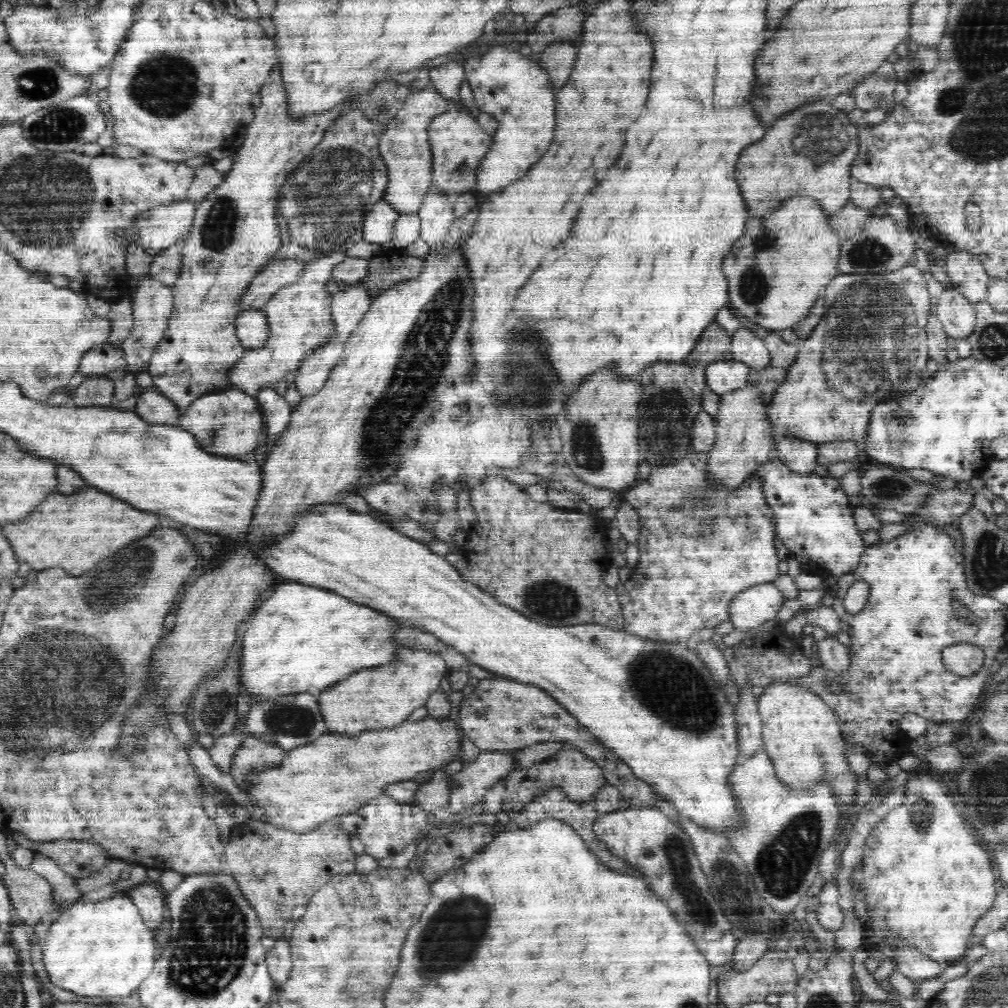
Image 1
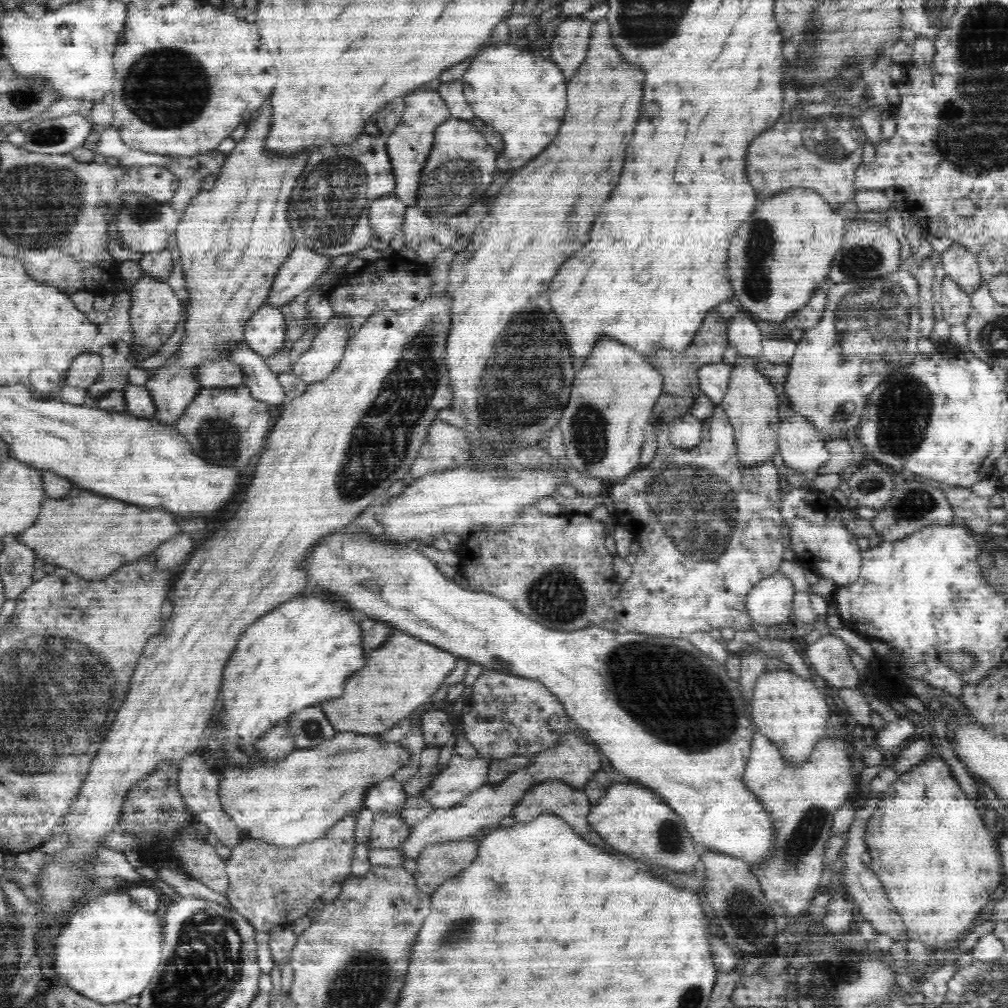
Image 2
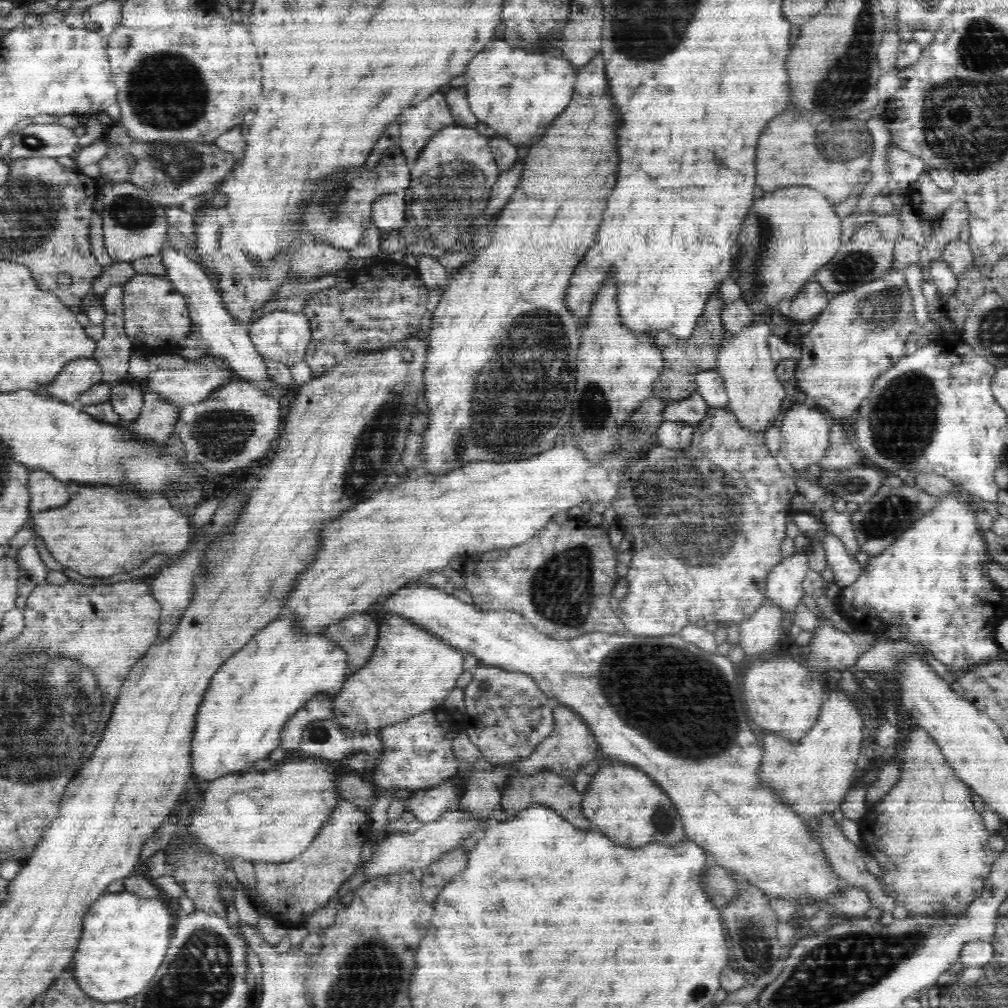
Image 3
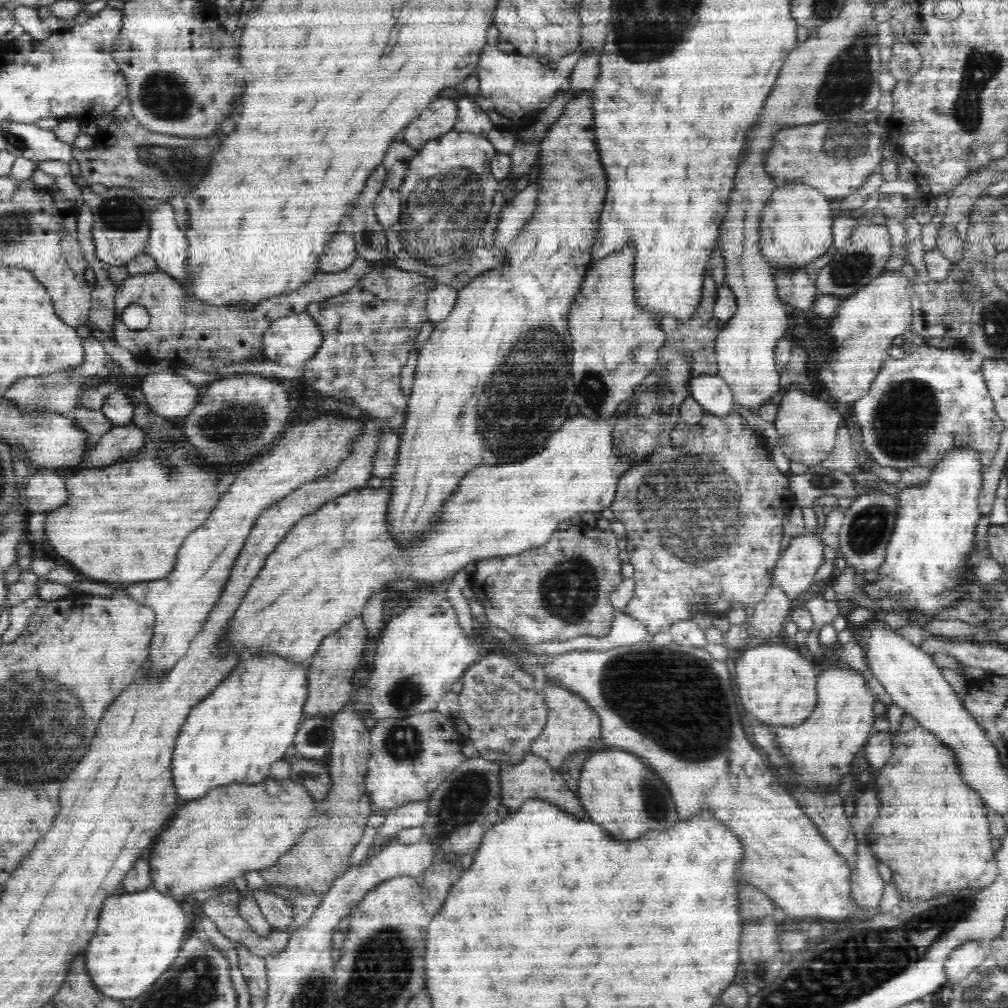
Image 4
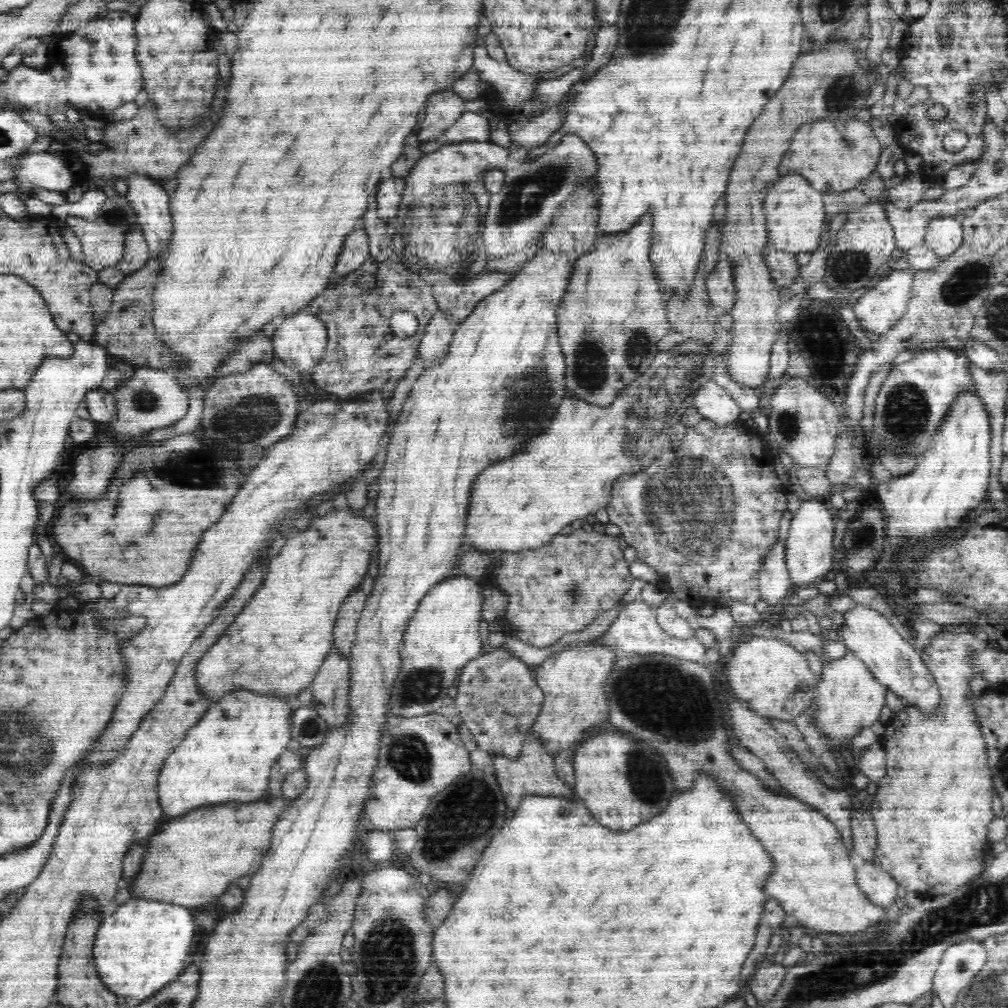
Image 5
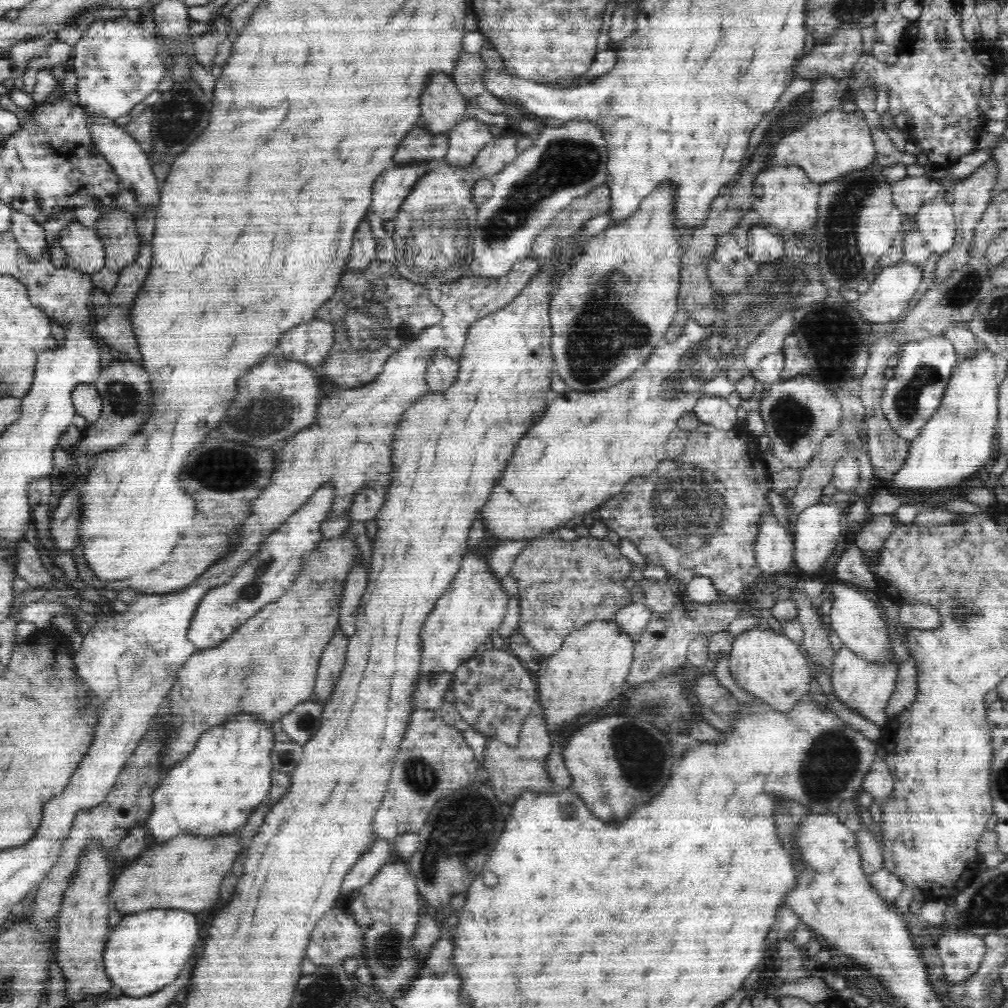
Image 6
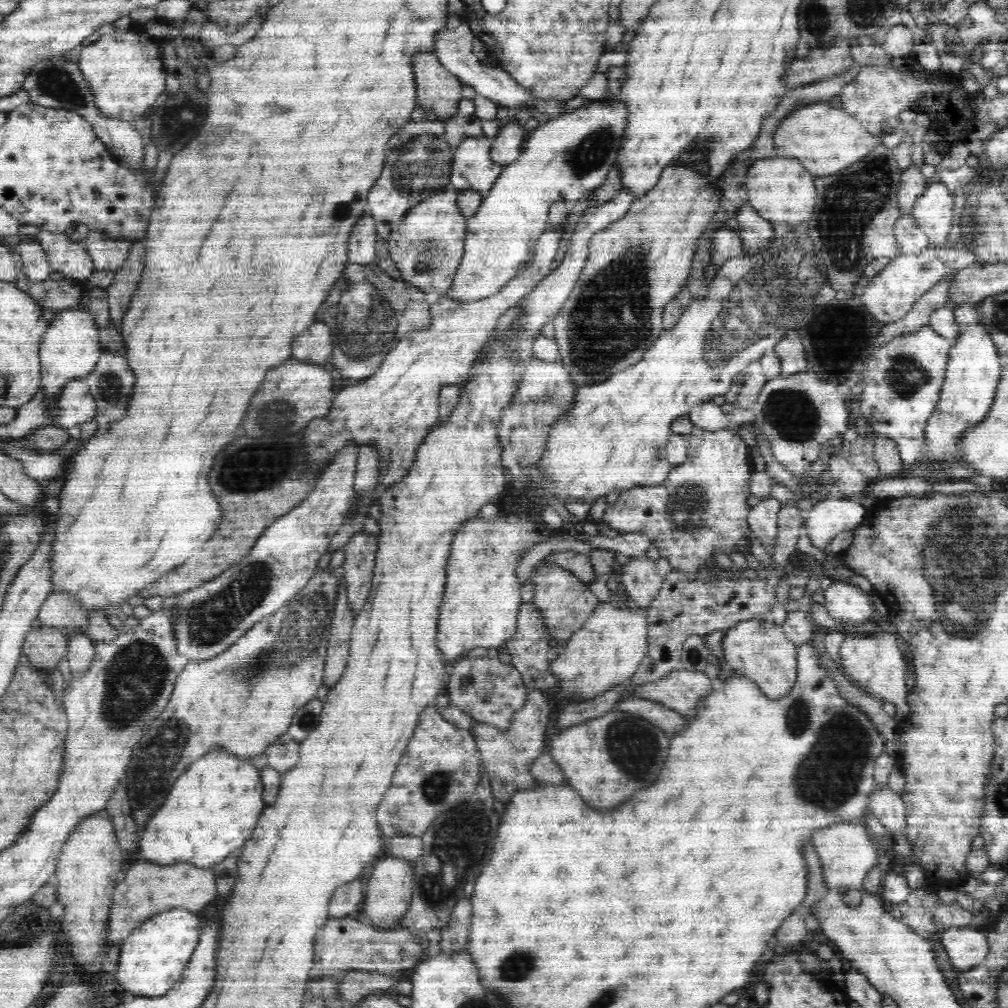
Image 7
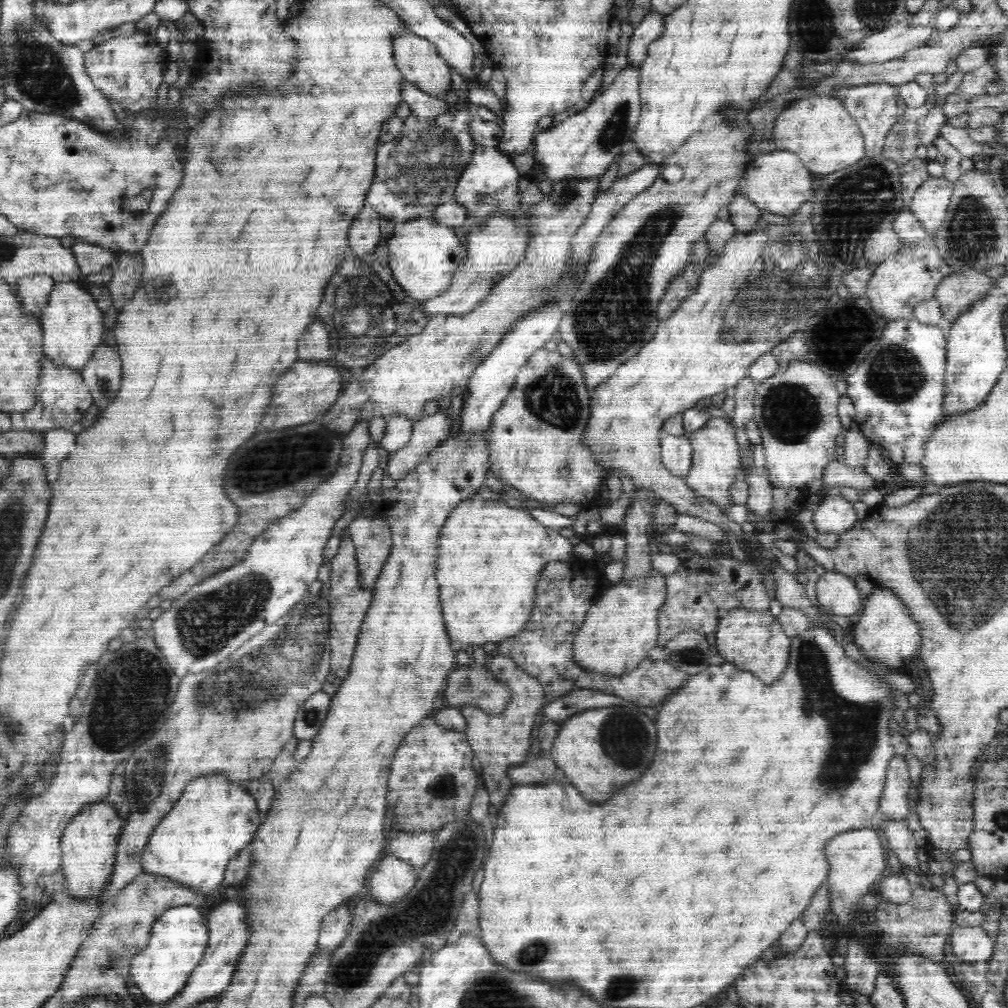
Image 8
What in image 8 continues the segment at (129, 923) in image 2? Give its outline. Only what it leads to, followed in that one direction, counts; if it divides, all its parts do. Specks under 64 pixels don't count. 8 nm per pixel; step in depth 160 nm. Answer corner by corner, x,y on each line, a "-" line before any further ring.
194,905
175,906
161,914
154,922
151,932
146,947
134,954
130,960
132,978
147,1000
162,1004
174,998
178,990
186,986
186,978
190,978
194,966
198,966
198,962
202,960
202,954
208,946
206,920

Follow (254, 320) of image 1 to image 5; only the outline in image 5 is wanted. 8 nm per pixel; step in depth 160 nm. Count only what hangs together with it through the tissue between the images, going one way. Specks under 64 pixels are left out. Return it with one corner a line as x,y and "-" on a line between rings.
296,314
286,318
272,336
275,356
307,377
322,360
327,344
326,324
313,314

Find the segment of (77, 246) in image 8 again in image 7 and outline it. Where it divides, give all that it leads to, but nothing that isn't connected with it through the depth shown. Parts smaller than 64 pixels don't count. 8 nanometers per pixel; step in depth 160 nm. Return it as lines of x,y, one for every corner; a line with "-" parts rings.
92,230
83,240
86,252
92,259
94,268
98,270
117,271
127,259
132,242
120,238
108,238
101,230

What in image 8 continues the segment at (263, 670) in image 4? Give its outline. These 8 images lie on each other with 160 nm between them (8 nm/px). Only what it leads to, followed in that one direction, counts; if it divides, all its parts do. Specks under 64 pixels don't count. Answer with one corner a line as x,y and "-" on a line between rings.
224,776
196,778
182,792
176,806
164,816
150,835
150,840
141,856
141,867
148,874
157,874
185,883
204,896
222,889
222,882
227,864
240,850
253,840
260,826
260,814
252,796
244,792
242,786
232,786

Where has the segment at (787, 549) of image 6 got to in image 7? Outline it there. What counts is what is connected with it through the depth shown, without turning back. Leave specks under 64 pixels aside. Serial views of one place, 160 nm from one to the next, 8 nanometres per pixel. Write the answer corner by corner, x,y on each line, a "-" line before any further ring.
772,496
762,497
762,500
750,509
750,514
747,516
750,531
767,551
774,550
776,546
780,509
780,501

